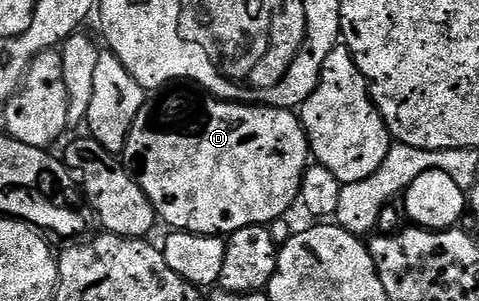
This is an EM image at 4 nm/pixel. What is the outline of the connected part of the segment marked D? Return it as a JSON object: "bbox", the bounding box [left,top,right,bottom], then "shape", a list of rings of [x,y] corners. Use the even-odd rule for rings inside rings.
{"bbox":[123,96,311,236],"shape":[[[161,96],[148,110],[142,110],[135,118],[131,134],[125,143],[123,153],[123,164],[128,169],[130,175],[142,188],[143,194],[147,196],[154,206],[156,215],[166,220],[173,230],[182,232],[198,232],[208,236],[221,236],[235,230],[243,230],[243,226],[255,226],[256,224],[270,225],[274,220],[280,220],[286,215],[285,211],[297,204],[301,195],[301,180],[307,168],[311,164],[311,153],[309,150],[309,139],[305,136],[305,127],[301,124],[301,117],[296,111],[288,108],[270,108],[259,104],[246,104],[244,102],[234,102],[222,100],[220,98],[209,98],[205,104],[205,109],[201,112],[201,117],[197,120],[197,100],[193,96]]]}

